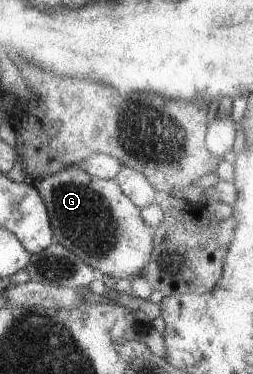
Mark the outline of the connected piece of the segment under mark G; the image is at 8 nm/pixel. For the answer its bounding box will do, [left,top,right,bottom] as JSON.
[36,165,153,281]

